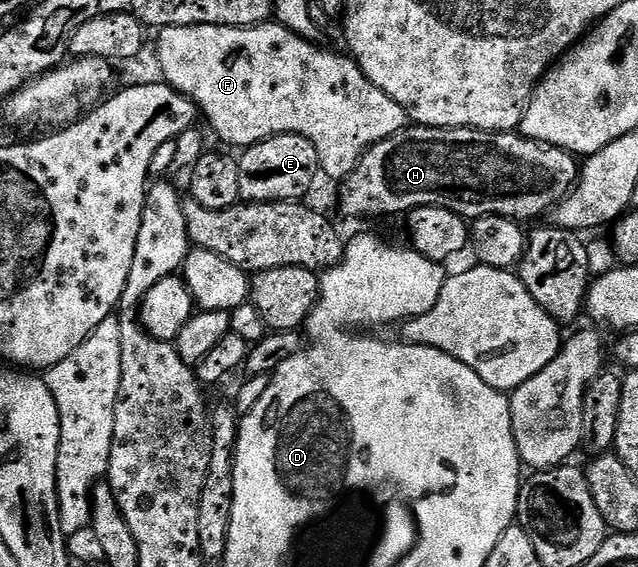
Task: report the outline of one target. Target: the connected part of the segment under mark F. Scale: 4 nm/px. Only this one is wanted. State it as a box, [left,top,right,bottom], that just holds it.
[157,23,407,183]

